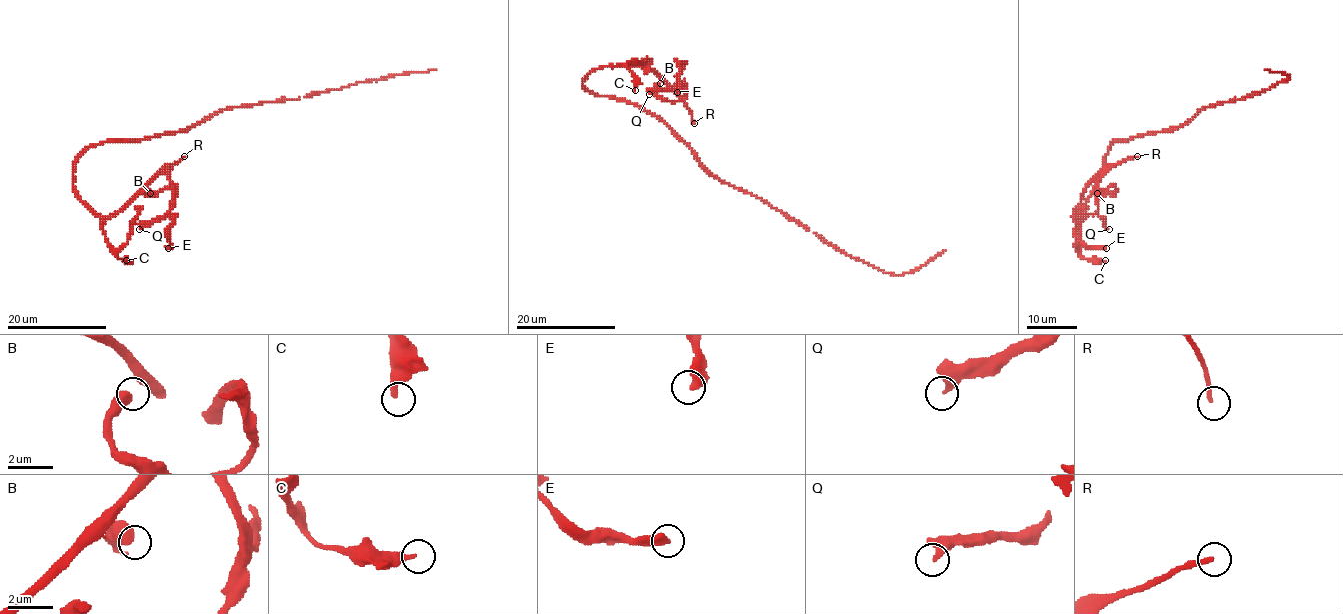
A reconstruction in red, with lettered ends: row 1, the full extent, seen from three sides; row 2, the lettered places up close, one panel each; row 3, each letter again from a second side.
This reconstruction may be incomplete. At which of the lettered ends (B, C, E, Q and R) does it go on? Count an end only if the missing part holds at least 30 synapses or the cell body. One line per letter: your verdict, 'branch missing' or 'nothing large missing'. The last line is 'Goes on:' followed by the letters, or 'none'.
B: nothing large missing
C: nothing large missing
E: nothing large missing
Q: nothing large missing
R: nothing large missing
Goes on: none

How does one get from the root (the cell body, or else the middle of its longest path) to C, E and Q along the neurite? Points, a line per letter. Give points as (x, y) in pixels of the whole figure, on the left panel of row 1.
C: (148, 137), (91, 145), (77, 158), (73, 172), (75, 192), (101, 219), (101, 228), (112, 252), (126, 260)
E: (148, 137), (91, 145), (77, 158), (73, 190), (94, 212), (112, 217), (164, 173), (174, 191), (168, 248)
Q: (148, 137), (91, 145), (73, 172), (75, 192), (103, 217), (121, 212), (164, 173), (174, 206), (139, 229)

